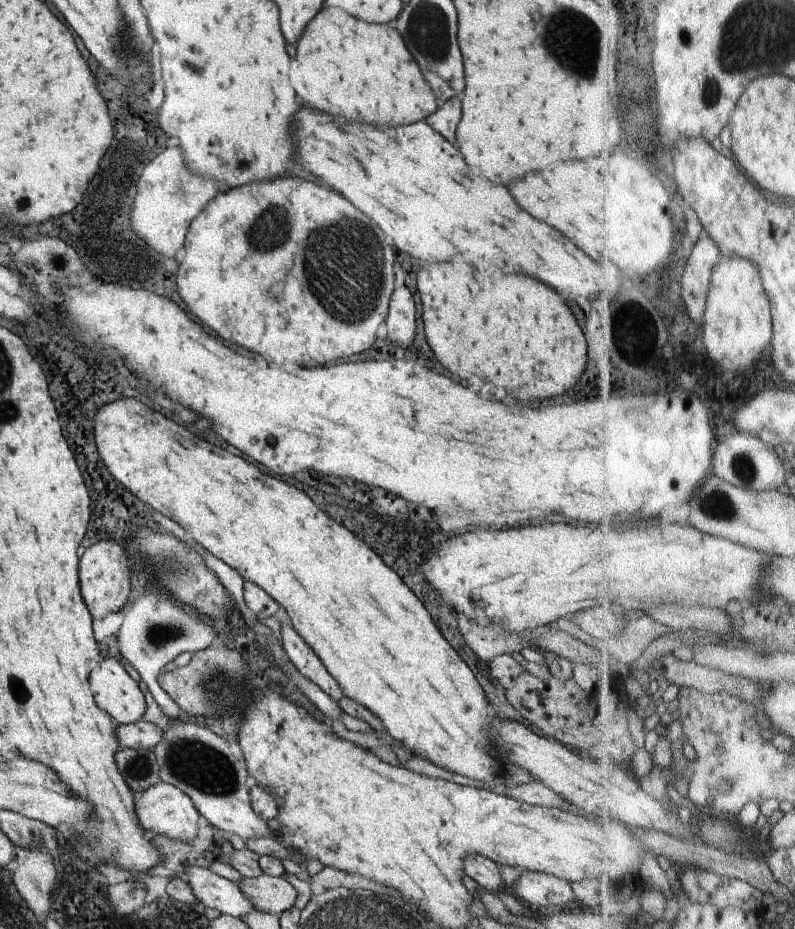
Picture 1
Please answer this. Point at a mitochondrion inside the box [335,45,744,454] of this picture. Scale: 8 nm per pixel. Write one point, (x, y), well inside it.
(638, 95)

